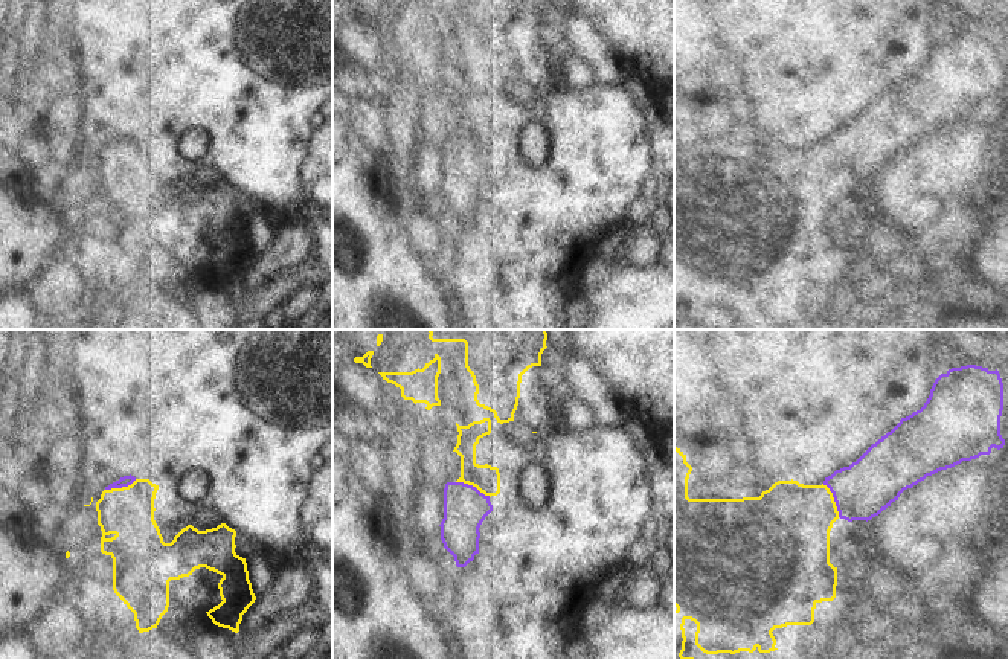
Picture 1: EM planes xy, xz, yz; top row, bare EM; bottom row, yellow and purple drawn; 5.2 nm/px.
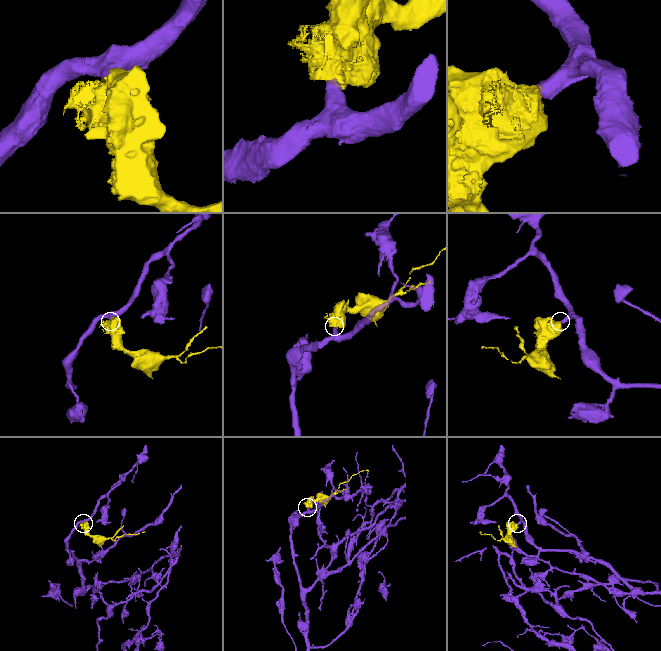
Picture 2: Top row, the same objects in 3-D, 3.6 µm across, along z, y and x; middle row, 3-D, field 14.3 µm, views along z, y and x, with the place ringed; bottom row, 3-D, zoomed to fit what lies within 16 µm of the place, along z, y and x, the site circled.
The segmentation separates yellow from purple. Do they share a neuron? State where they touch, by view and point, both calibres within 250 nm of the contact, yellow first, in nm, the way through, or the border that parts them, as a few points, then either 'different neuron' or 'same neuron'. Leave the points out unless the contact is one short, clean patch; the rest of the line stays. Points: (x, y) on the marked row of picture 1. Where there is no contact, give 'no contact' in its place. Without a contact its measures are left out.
contact yz (833, 499); calibres 420 and 300 nm; way yz (792, 522), (801, 513), (833, 499), (866, 487); same neuron

